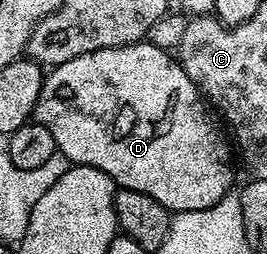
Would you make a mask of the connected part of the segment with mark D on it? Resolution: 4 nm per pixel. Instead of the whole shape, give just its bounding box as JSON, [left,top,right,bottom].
[32,40,233,212]

